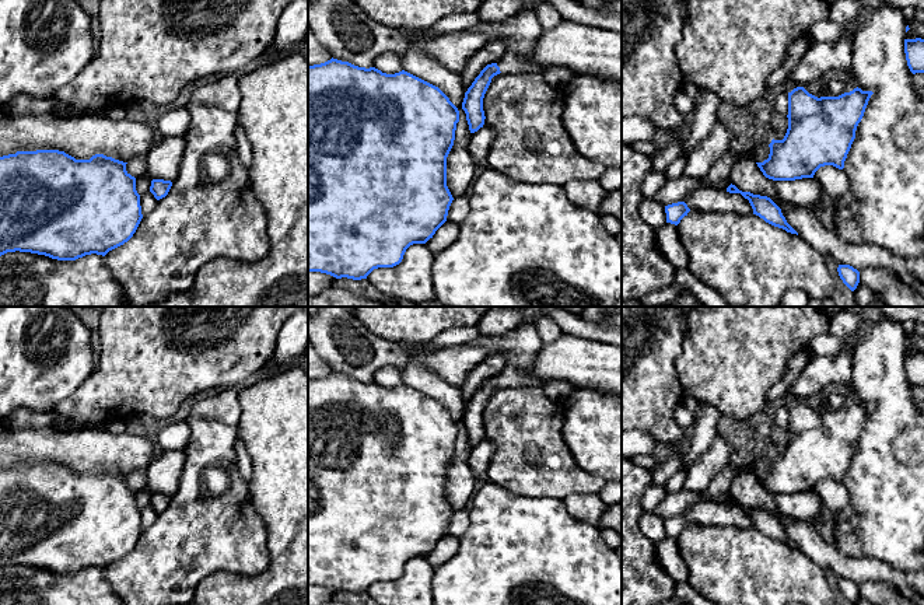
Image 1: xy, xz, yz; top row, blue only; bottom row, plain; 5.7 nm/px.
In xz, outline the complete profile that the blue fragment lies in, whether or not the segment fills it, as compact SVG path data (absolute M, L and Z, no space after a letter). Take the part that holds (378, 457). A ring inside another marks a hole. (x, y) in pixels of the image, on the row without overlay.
M330 373L308 380L308 585L321 585L336 592L367 592L378 581L393 581L413 557L426 557L447 535L454 514L447 500L447 471L454 459L459 424L435 399L402 384L386 388L375 381L358 381L349 375Z

